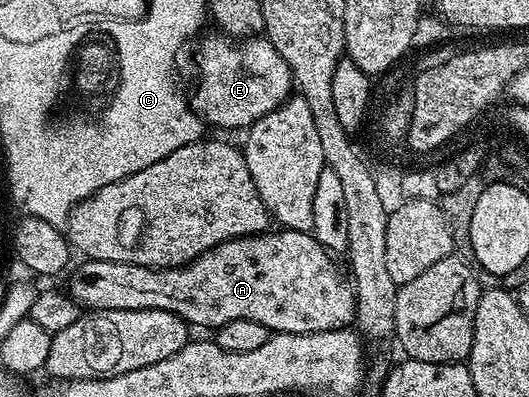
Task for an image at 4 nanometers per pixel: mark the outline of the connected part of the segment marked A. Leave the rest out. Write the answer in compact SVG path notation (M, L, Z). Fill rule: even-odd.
M288 228L268 230L258 236L226 240L179 268L150 268L129 262L84 259L83 265L71 276L69 295L87 310L165 310L169 314L177 314L188 325L195 327L196 324L208 330L237 318L249 318L249 322L261 322L272 333L324 332L346 328L355 318L352 281L344 273L343 277L331 260L334 260L332 253L323 248L311 232L294 232Z

